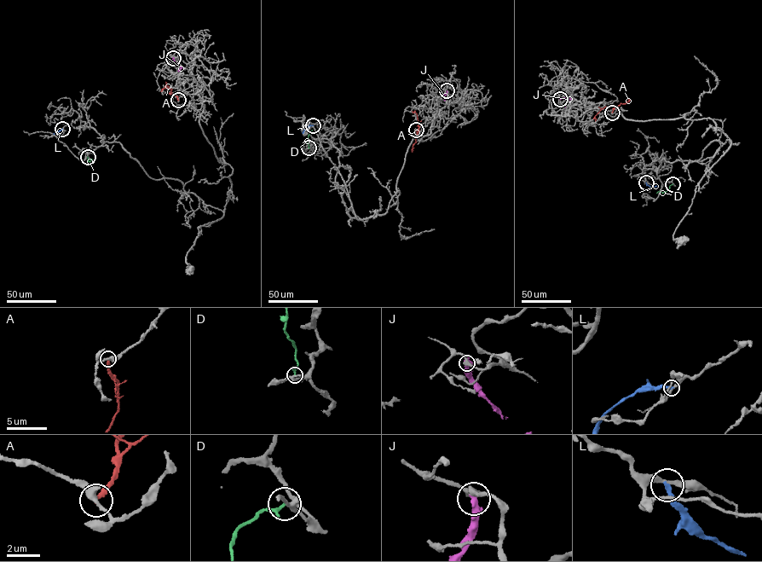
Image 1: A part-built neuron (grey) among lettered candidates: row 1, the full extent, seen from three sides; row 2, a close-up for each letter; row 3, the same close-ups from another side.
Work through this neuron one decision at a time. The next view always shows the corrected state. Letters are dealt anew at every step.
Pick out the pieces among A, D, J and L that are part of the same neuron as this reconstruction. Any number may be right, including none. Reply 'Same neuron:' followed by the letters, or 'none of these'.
Same neuron: none of these

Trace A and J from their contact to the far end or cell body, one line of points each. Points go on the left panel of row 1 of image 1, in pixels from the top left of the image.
A: (178, 100), (168, 86), (160, 91)
J: (173, 58), (181, 68), (178, 71)

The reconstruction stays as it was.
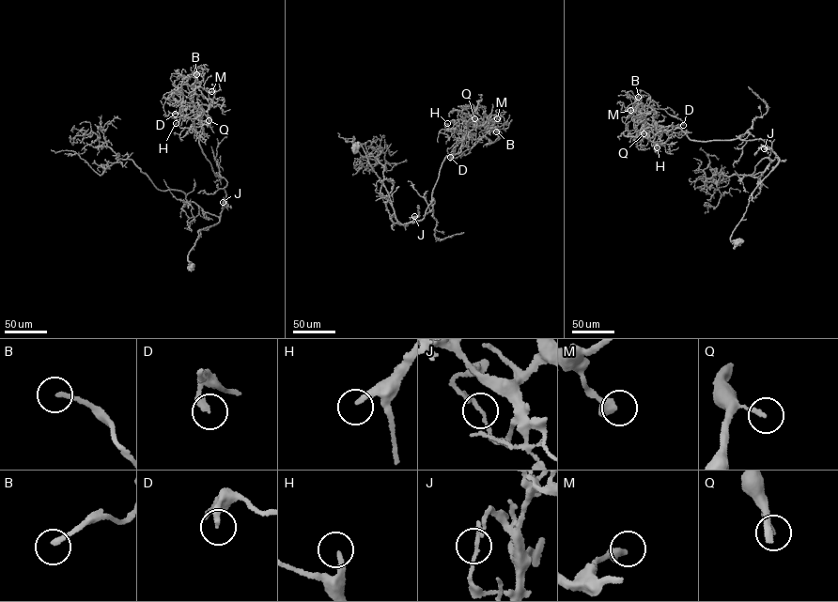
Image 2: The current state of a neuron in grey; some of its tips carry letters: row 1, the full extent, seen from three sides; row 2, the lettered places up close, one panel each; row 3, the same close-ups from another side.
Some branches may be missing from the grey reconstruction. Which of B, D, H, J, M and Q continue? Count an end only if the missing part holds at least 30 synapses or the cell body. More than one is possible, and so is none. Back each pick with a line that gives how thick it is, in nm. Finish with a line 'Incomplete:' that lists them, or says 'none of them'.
Incomplete: none of them

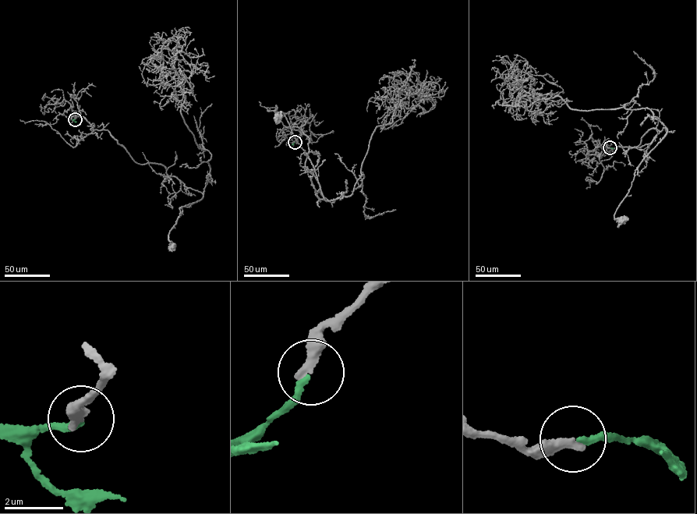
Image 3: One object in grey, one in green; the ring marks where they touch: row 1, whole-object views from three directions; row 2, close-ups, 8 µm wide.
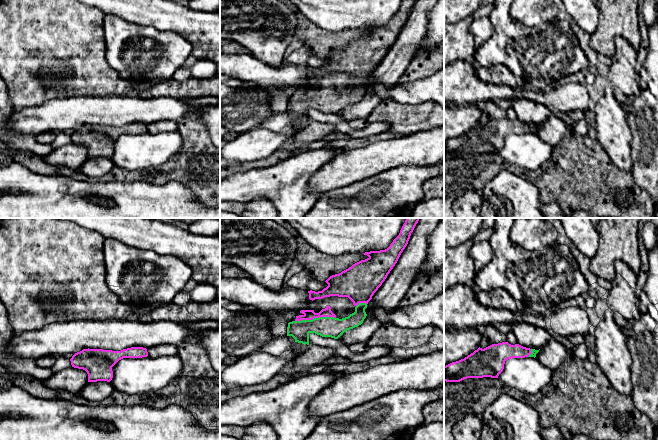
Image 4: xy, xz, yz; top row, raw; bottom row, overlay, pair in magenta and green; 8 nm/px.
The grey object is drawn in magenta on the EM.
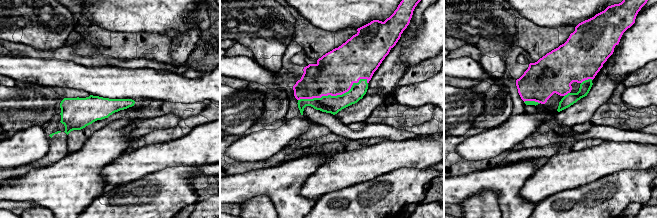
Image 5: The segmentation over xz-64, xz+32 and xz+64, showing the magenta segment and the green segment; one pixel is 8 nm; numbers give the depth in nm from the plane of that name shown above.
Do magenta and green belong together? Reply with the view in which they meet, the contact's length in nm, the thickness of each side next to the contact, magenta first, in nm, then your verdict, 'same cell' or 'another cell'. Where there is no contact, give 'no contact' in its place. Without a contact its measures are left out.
contact in xz; length 320 nm; calibres 80 and 160 nm; same cell

